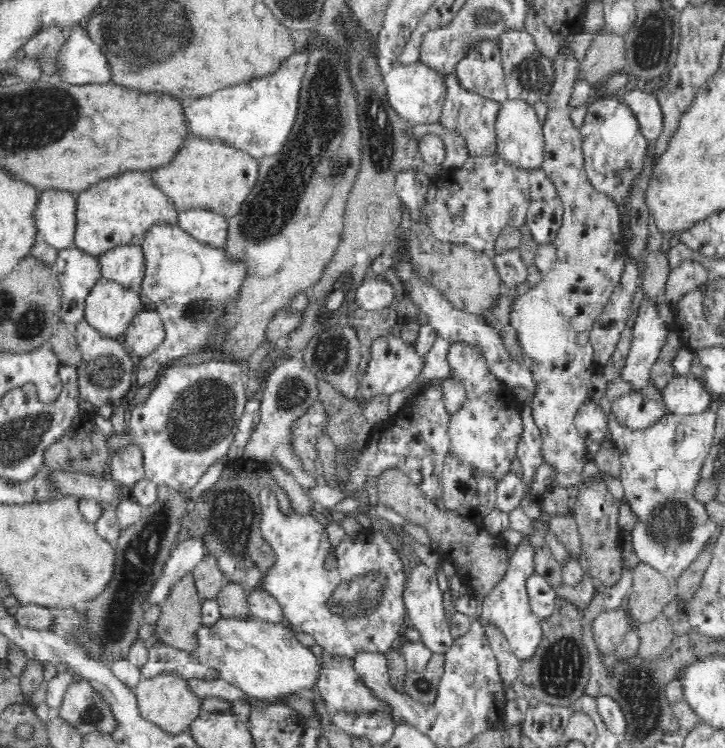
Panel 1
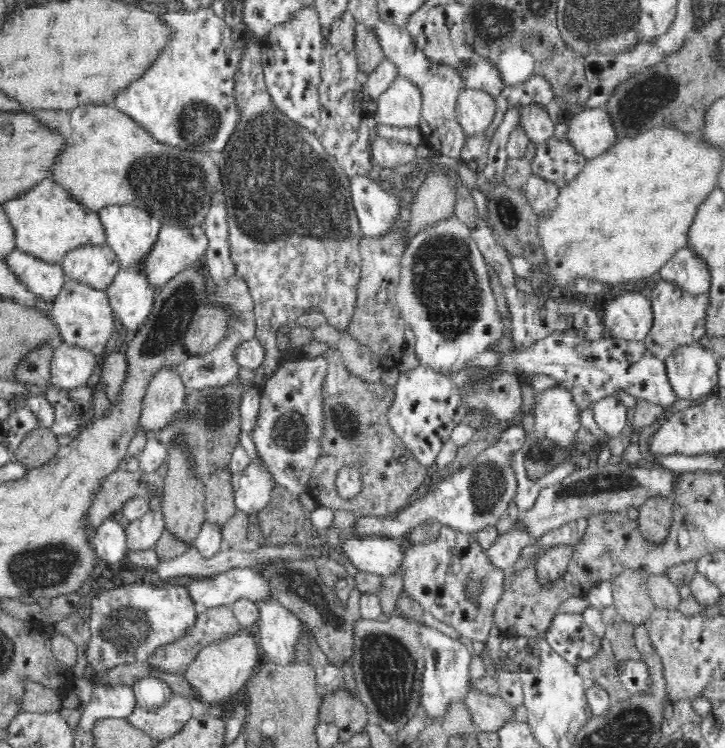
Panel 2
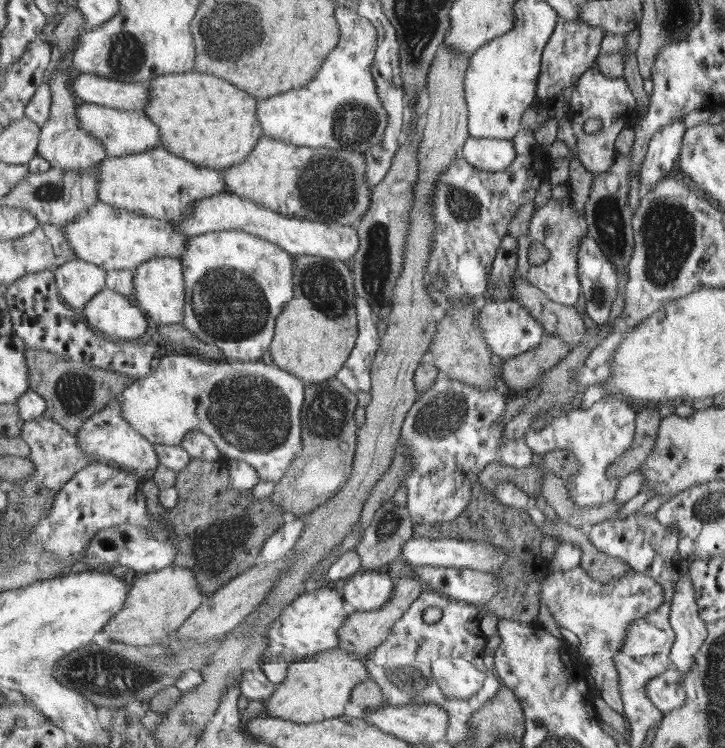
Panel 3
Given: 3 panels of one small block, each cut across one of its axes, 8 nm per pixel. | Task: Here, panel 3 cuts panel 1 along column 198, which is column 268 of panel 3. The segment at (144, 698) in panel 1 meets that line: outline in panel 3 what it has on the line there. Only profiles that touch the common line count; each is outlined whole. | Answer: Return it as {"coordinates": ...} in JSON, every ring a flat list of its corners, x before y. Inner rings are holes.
{"coordinates":[[340,647,318,653,308,660,290,663,285,682,277,685,276,691,264,701,264,715,297,724,311,724,341,717,352,698,353,688,370,677,372,673,365,660]]}

